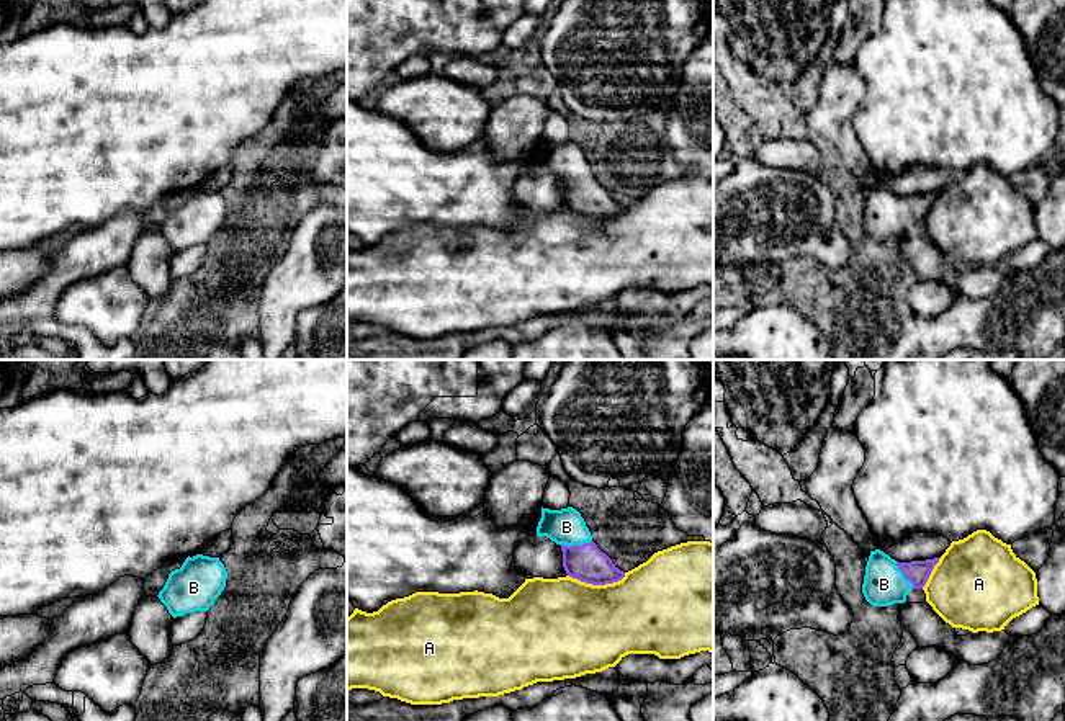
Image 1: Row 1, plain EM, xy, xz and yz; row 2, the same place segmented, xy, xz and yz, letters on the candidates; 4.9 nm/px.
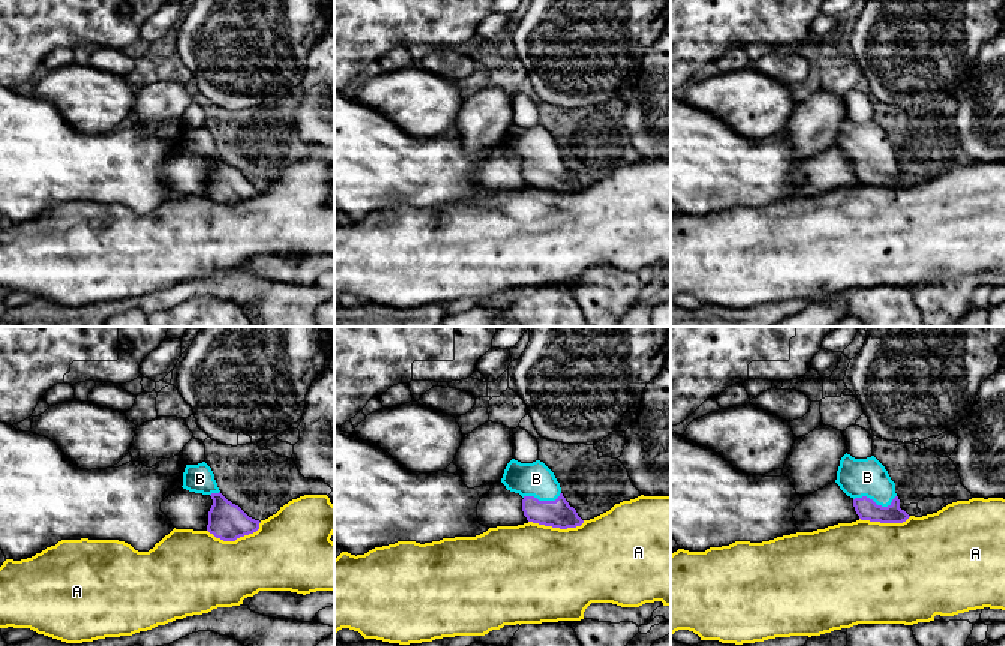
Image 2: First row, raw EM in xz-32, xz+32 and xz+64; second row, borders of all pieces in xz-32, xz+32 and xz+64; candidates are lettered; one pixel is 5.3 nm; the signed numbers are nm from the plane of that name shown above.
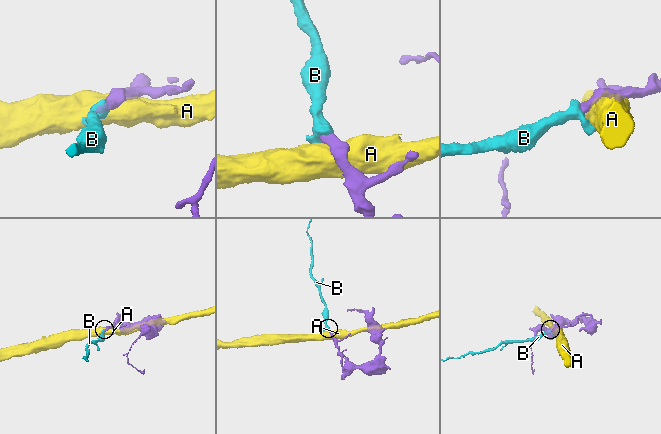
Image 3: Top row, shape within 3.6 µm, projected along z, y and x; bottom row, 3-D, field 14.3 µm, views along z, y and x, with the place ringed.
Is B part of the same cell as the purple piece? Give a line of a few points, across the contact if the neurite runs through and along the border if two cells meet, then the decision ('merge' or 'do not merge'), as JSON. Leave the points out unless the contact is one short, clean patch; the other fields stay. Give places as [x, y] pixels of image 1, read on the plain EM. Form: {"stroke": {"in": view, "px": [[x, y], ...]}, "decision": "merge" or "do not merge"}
{"stroke": {"in": "xz", "px": [[586, 197], [575, 179], [566, 161]]}, "decision": "merge"}

